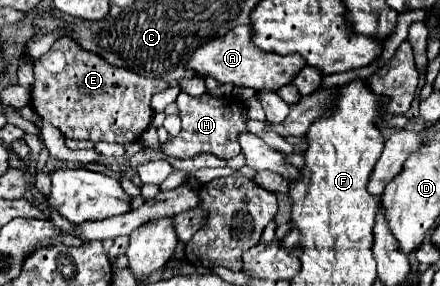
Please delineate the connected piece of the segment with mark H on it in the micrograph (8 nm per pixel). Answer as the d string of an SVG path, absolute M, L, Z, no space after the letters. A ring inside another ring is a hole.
M180 92L176 98L180 118L182 118L182 130L180 134L166 142L160 144L160 150L164 150L168 156L176 158L192 158L200 152L212 152L220 158L234 158L240 152L238 146L238 134L246 132L244 126L244 104L232 96L228 98L214 98L210 94L202 94L198 98L192 98L186 92Z

